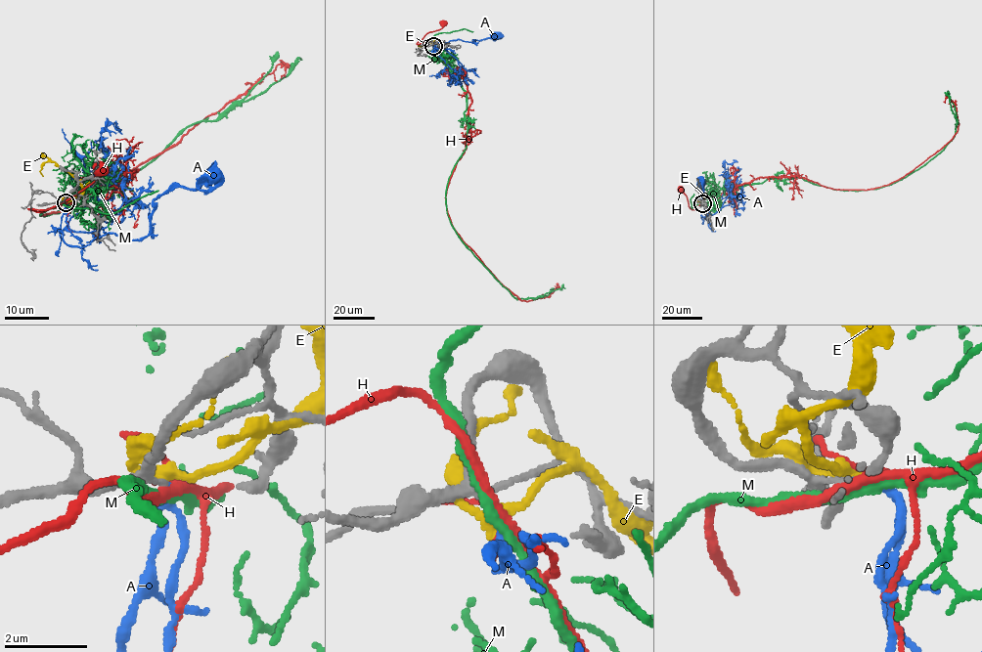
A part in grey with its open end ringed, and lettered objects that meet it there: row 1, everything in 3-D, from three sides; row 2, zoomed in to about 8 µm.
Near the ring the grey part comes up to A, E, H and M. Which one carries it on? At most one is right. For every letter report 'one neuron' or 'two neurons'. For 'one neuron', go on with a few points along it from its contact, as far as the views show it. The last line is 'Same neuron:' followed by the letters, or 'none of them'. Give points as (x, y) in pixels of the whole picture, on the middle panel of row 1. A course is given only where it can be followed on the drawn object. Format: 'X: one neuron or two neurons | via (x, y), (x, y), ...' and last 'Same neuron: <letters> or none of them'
A: one neuron | via (433, 46), (438, 47), (435, 48), (438, 43), (460, 39), (474, 43), (473, 40), (495, 39), (498, 35)
E: two neurons
H: two neurons
M: two neurons
Same neuron: A

